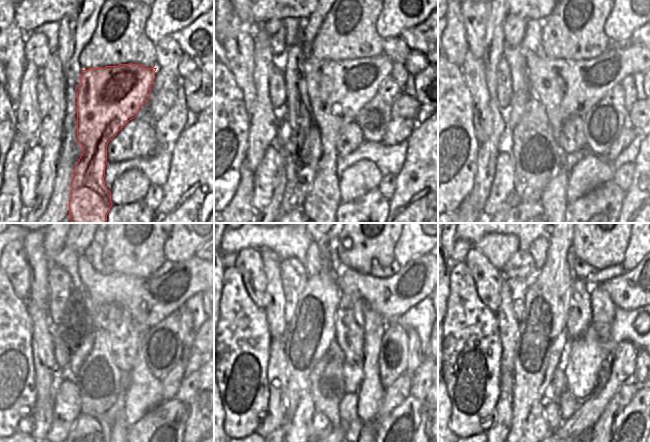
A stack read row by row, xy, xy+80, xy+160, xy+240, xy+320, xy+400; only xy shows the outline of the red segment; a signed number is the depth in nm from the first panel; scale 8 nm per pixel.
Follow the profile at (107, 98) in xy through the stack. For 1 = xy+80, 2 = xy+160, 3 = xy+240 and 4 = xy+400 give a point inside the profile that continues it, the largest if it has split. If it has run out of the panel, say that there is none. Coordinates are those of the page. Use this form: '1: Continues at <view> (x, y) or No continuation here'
1: Continues at xy+80 (337, 91)
2: Continues at xy+160 (565, 88)
3: Continues at xy+240 (149, 300)
4: Continues at xy+400 (639, 287).

